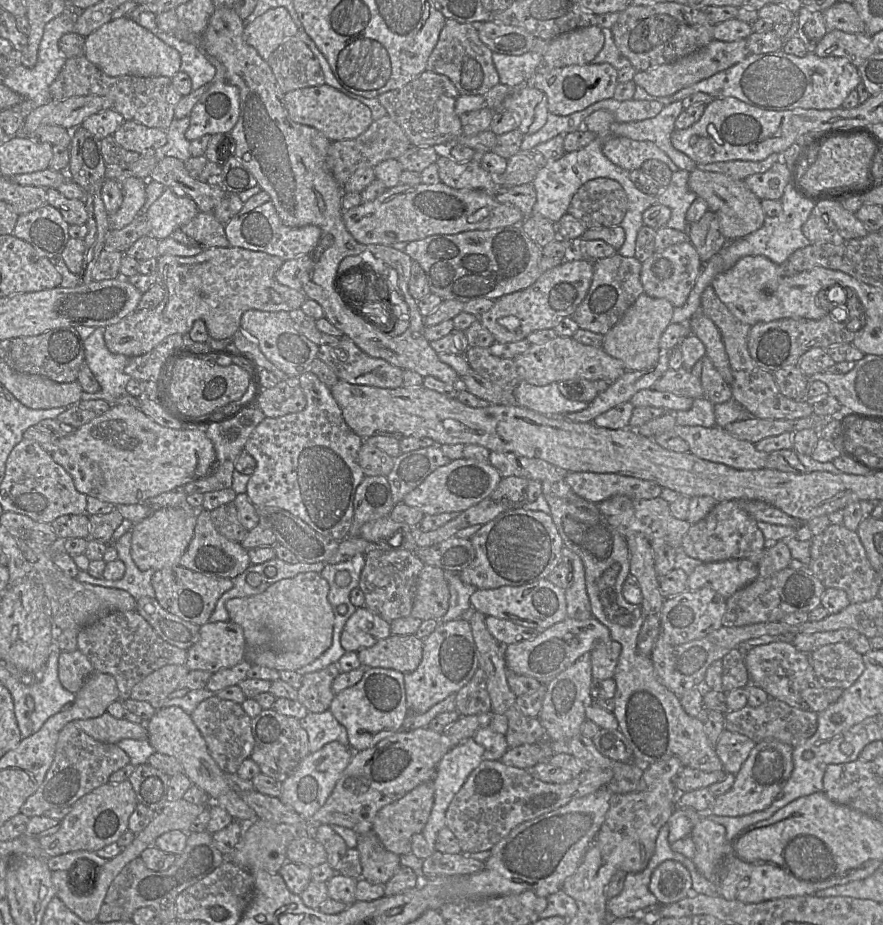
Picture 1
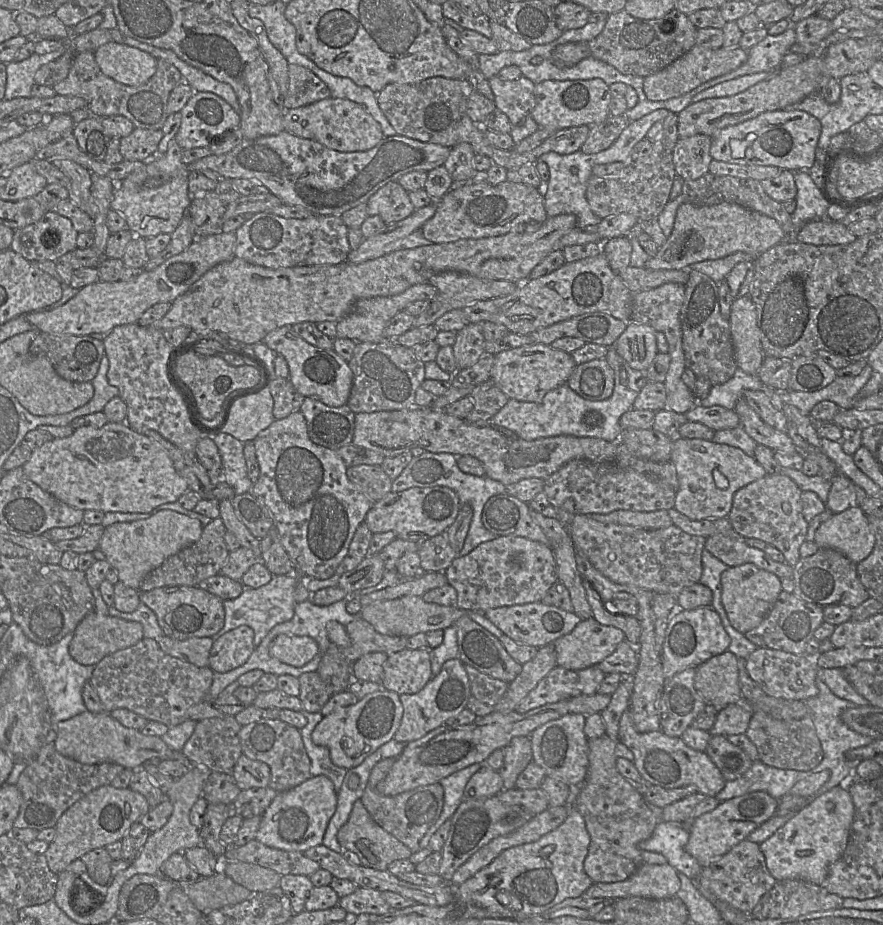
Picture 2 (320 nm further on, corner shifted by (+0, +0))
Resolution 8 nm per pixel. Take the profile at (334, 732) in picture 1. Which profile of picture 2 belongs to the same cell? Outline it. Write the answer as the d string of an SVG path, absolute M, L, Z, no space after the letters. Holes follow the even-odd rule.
M303 710L302 713L307 719L307 724L299 731L311 761L310 773L312 776L324 775L328 777L333 782L334 790L338 794L347 769L333 764L328 748L316 745L312 741L312 732L316 725L323 719L321 712L309 713Z

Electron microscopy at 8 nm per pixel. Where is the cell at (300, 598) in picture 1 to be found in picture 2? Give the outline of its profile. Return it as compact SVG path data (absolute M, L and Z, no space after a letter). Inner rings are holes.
M279 635L270 645L269 653L284 664L302 667L316 656L318 644L309 636Z

